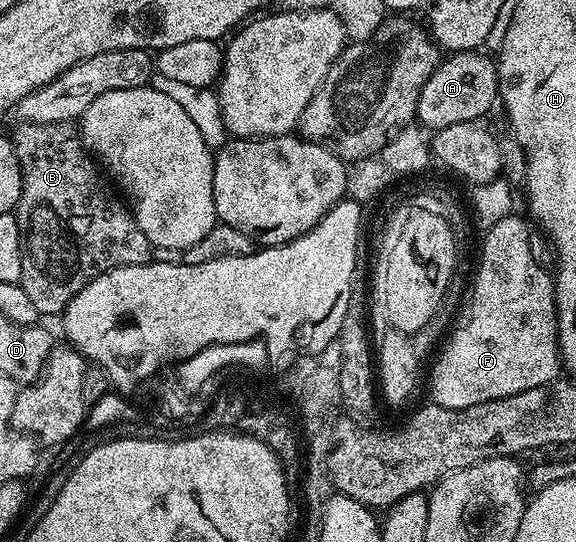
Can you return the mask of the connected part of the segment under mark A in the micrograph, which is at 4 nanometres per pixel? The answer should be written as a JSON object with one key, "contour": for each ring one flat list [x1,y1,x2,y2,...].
{"contour":[[458,51,441,58,418,97,416,119,421,128,435,133,446,129,446,125,458,125,458,121,484,119,487,111,497,106,500,82,496,79,496,63,480,54,484,53]]}

